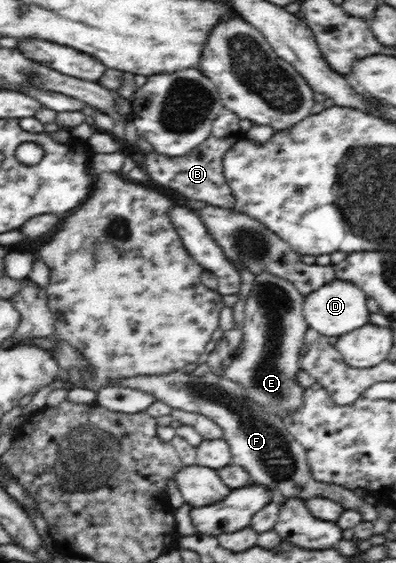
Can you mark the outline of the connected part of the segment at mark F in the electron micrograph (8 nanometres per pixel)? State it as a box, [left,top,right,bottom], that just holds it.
[113,369,378,521]

